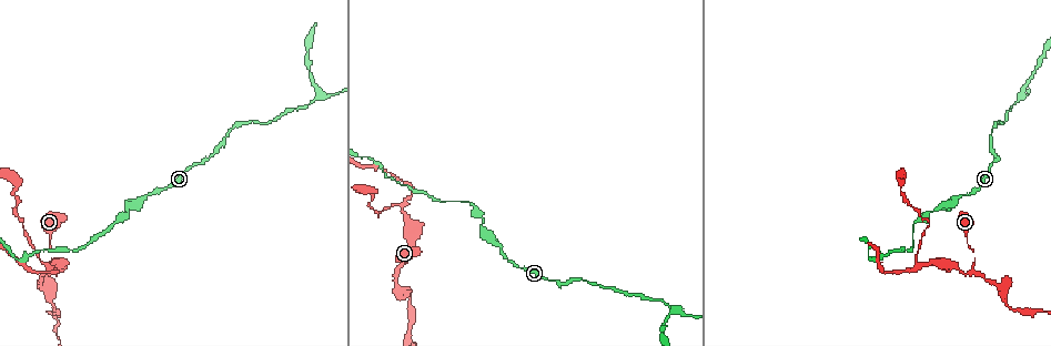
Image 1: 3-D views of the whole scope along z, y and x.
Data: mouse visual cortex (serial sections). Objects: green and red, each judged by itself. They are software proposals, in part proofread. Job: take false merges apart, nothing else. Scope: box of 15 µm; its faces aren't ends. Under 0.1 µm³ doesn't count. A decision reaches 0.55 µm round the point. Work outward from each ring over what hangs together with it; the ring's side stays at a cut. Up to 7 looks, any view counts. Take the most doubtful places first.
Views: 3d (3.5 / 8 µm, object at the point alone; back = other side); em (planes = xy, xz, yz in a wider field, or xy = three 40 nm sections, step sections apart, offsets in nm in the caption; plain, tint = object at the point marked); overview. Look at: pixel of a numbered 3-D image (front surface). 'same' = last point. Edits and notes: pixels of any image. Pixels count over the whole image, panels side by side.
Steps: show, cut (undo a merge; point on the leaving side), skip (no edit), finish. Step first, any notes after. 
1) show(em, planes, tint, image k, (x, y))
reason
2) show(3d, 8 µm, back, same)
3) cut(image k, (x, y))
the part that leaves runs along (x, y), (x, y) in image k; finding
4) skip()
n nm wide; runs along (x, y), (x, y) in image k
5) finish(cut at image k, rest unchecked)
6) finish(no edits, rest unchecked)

show(3d, 8 µm, image 1, (973, 272))
calibre changes

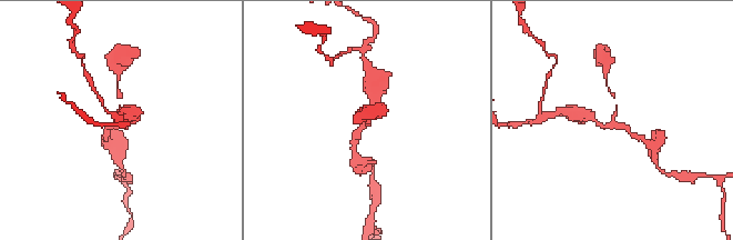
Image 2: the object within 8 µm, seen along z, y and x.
show(3d, 3.5 µm, image 2, (616, 124))
closer look

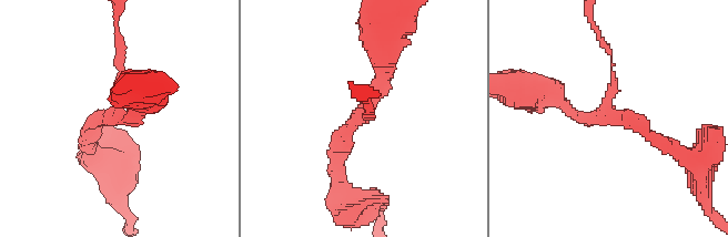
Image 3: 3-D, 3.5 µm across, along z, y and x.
show(em, xy, step 5, tint, image 3, (119, 110))
3 arms; arms of 100, 150, 200 nm; need the tissue

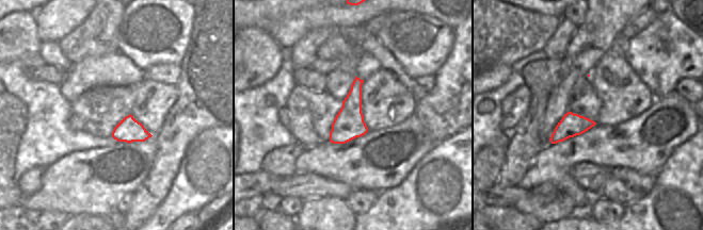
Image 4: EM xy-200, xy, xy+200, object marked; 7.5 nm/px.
skip()
runs along (118, 39), (118, 116), (139, 96) in image 3; continuous, no second cell

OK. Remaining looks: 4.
show(3d, 8 µm, image 1, (47, 264))
arms part here

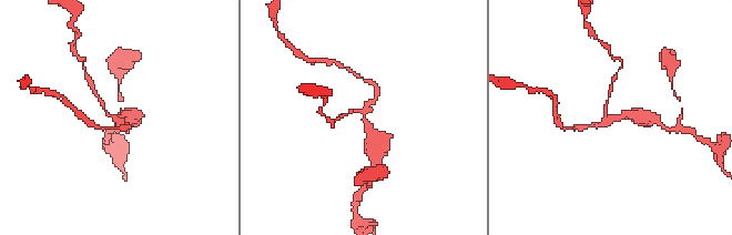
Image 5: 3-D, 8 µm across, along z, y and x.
show(em, xy, step 2, tint, image 5, (607, 119))
3 arms; arms of 150, 200, 300 nm; now the EM

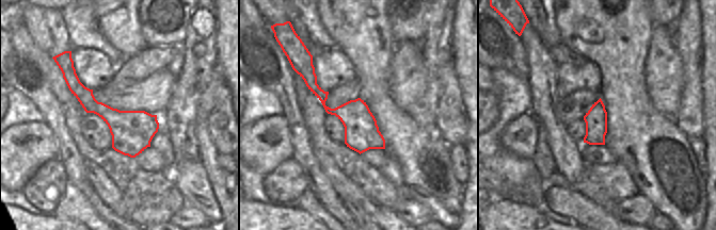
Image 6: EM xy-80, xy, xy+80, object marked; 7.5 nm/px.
skip()
260 nm wide; runs along (67, 72), (97, 108), (147, 144) in image 6; continuous, no second cell

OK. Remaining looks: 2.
finish(no edits, rest unchecked)

